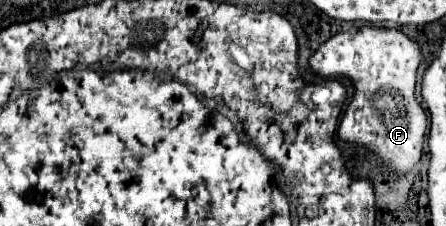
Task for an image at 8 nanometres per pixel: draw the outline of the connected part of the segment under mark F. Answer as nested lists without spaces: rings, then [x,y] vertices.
[[[350,28],[346,32],[340,32],[326,40],[308,60],[310,70],[314,70],[320,76],[346,76],[352,80],[354,86],[354,100],[348,104],[338,136],[342,142],[354,144],[358,148],[364,148],[366,152],[372,152],[384,166],[388,166],[396,174],[408,174],[422,158],[424,148],[424,134],[428,128],[428,114],[422,108],[422,104],[416,100],[416,72],[422,62],[422,50],[416,42],[412,42],[406,34],[398,30],[388,28]]]

